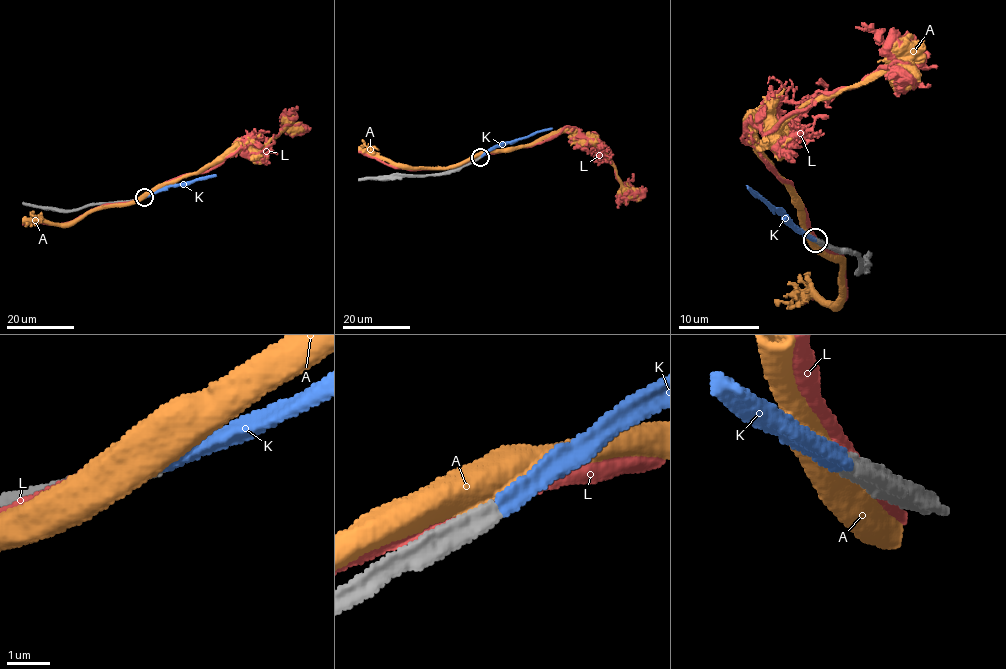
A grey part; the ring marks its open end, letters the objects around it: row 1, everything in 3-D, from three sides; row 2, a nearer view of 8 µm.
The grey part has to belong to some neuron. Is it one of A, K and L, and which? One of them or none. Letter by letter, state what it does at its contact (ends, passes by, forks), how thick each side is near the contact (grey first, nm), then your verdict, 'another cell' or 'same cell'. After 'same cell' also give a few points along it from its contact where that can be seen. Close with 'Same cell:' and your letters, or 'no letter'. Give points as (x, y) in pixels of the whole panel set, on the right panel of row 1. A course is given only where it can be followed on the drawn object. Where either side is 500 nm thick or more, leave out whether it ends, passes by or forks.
A: 650 nm thick on the grey side, 500 nm on the other; another cell
K: it ends there; 460 nm thick on the grey side, 400 nm on the other; same cell; it runs (815, 239), (805, 235), (781, 211), (747, 189)
L: it passes by; 480 nm thick on the grey side, 320 nm on the other; another cell
Same cell: K

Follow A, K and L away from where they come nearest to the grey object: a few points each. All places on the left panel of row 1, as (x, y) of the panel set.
A: (141, 198), (197, 174), (229, 154), (259, 150), (287, 127), (304, 127), (307, 131)
K: (144, 197), (169, 186), (216, 176)
L: (139, 199), (167, 182), (214, 168), (243, 148), (248, 153), (260, 153), (294, 117), (288, 112), (281, 124)

